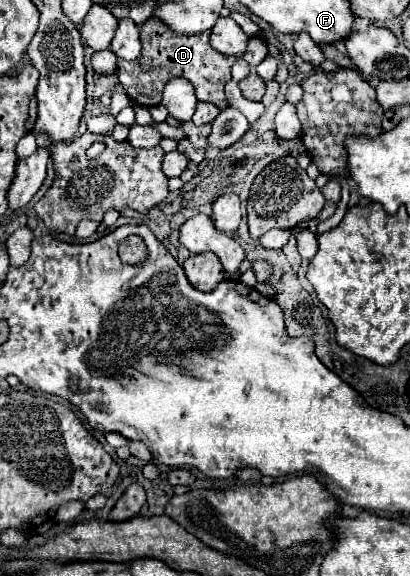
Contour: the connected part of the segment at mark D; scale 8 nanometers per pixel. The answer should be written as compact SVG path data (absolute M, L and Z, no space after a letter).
M149 18L141 26L141 56L133 62L119 60L117 62L117 76L121 86L125 88L127 96L139 106L157 106L161 102L161 92L167 80L173 76L187 78L197 92L201 102L211 102L219 110L225 110L227 98L223 96L225 84L231 80L231 67L236 60L235 56L225 56L209 44L209 32L201 34L175 34L159 20Z

